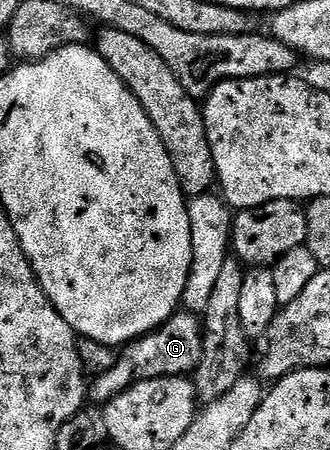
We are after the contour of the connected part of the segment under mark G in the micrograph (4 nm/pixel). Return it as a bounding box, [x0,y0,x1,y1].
[88,312,204,404]

